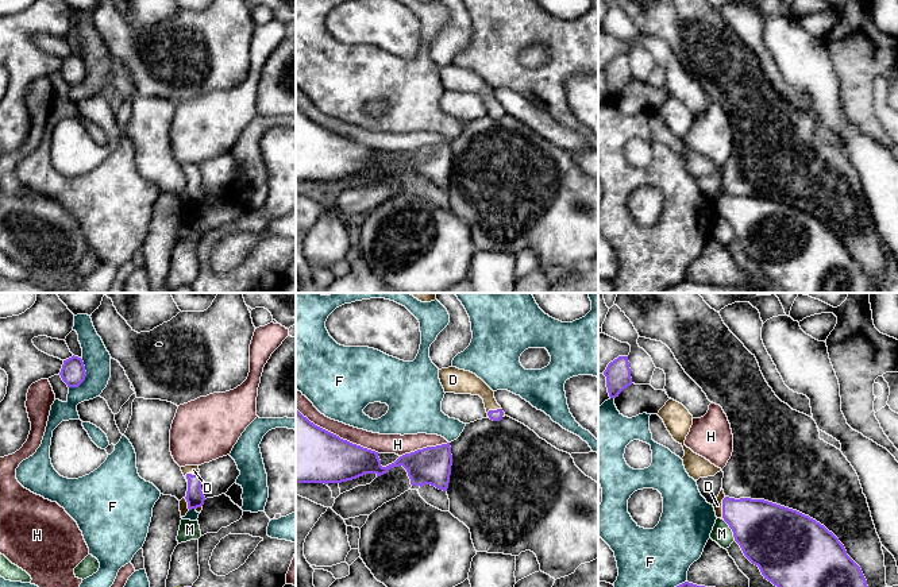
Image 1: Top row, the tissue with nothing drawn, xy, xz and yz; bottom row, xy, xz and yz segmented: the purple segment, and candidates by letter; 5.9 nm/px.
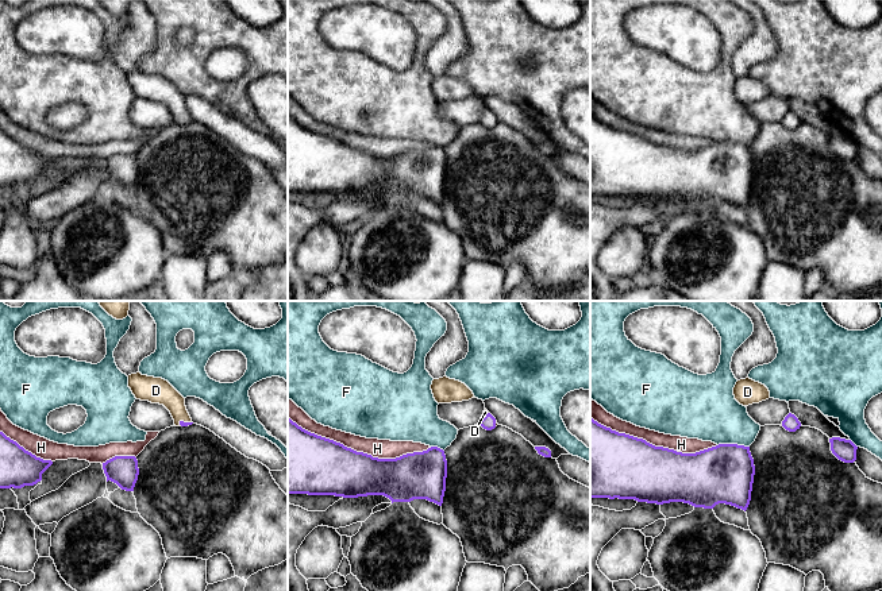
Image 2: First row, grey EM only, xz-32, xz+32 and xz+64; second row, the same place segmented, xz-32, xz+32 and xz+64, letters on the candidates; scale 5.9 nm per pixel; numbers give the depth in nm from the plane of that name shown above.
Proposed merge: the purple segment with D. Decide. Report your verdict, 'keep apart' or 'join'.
join

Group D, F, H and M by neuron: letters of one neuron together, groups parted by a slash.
D / F / H / M

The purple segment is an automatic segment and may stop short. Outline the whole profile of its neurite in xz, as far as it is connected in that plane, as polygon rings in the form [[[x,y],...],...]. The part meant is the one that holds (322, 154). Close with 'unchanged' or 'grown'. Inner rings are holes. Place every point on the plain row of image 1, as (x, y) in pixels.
[[[296,107],[296,181],[342,181],[366,171],[375,171],[378,175],[400,163],[406,167],[412,184],[431,182],[447,189],[452,163],[450,140],[405,151],[394,161],[382,165],[378,150],[340,136],[311,120]]]; unchanged

